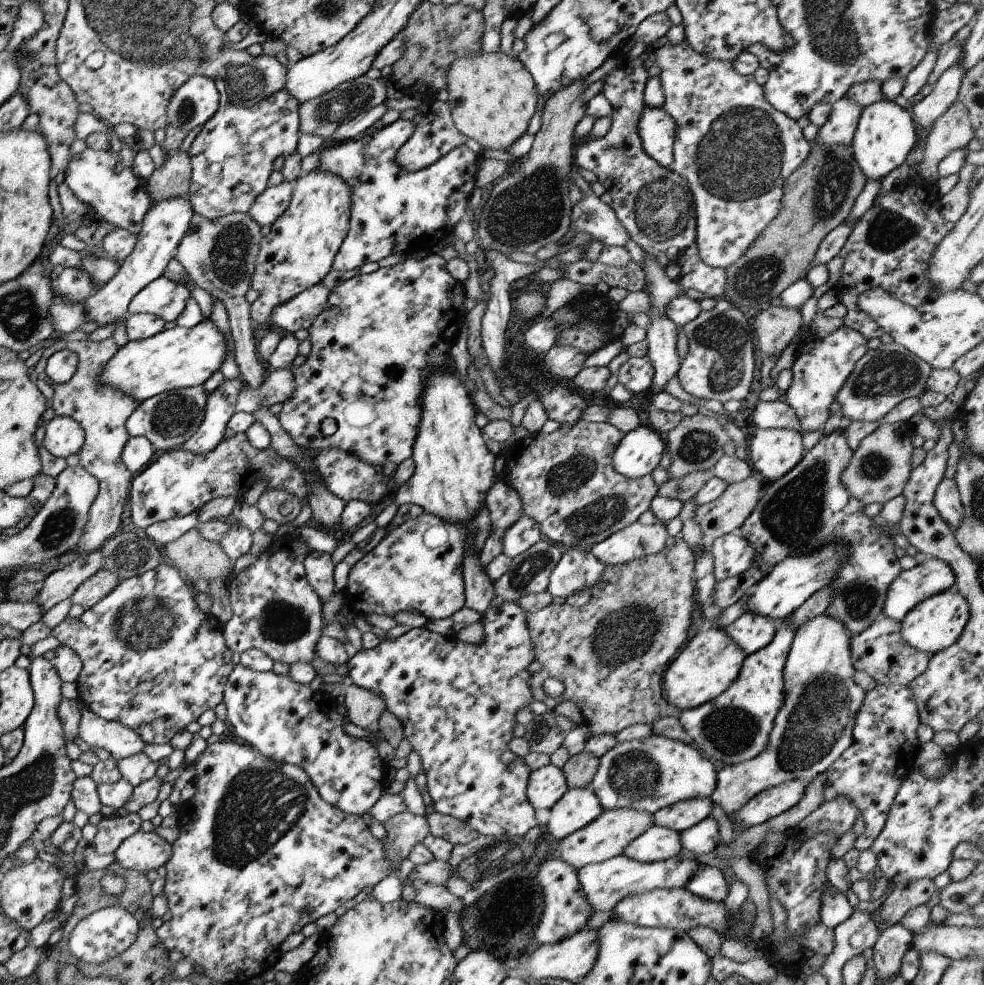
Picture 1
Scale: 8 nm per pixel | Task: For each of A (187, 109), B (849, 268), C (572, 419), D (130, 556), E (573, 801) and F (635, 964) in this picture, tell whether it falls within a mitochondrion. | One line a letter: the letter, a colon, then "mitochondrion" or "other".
A: mitochondrion
B: other
C: other
D: mitochondrion
E: other
F: other

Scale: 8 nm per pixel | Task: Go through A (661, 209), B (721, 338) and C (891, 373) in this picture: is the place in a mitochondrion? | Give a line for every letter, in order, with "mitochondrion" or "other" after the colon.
A: mitochondrion
B: mitochondrion
C: mitochondrion

